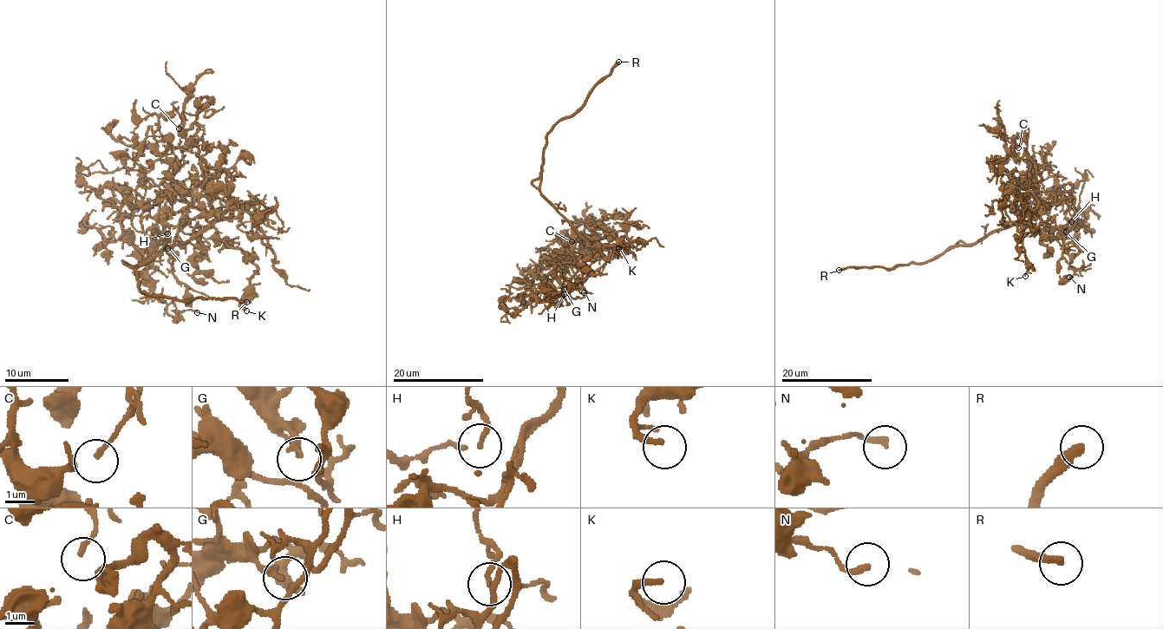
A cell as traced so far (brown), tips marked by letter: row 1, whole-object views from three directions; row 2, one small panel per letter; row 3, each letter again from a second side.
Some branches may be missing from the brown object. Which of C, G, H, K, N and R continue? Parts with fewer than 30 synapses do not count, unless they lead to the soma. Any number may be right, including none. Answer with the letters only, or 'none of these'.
K, R

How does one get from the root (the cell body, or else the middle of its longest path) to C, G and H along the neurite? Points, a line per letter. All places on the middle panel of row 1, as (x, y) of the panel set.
C: (604, 264), (609, 261), (597, 252), (586, 259), (553, 233), (557, 238), (564, 237), (570, 248), (571, 241)
G: (604, 264), (580, 278), (570, 268), (556, 268), (545, 261), (553, 264), (553, 271), (564, 289)
H: (604, 264), (584, 278), (570, 268), (558, 268), (564, 278), (564, 294)

